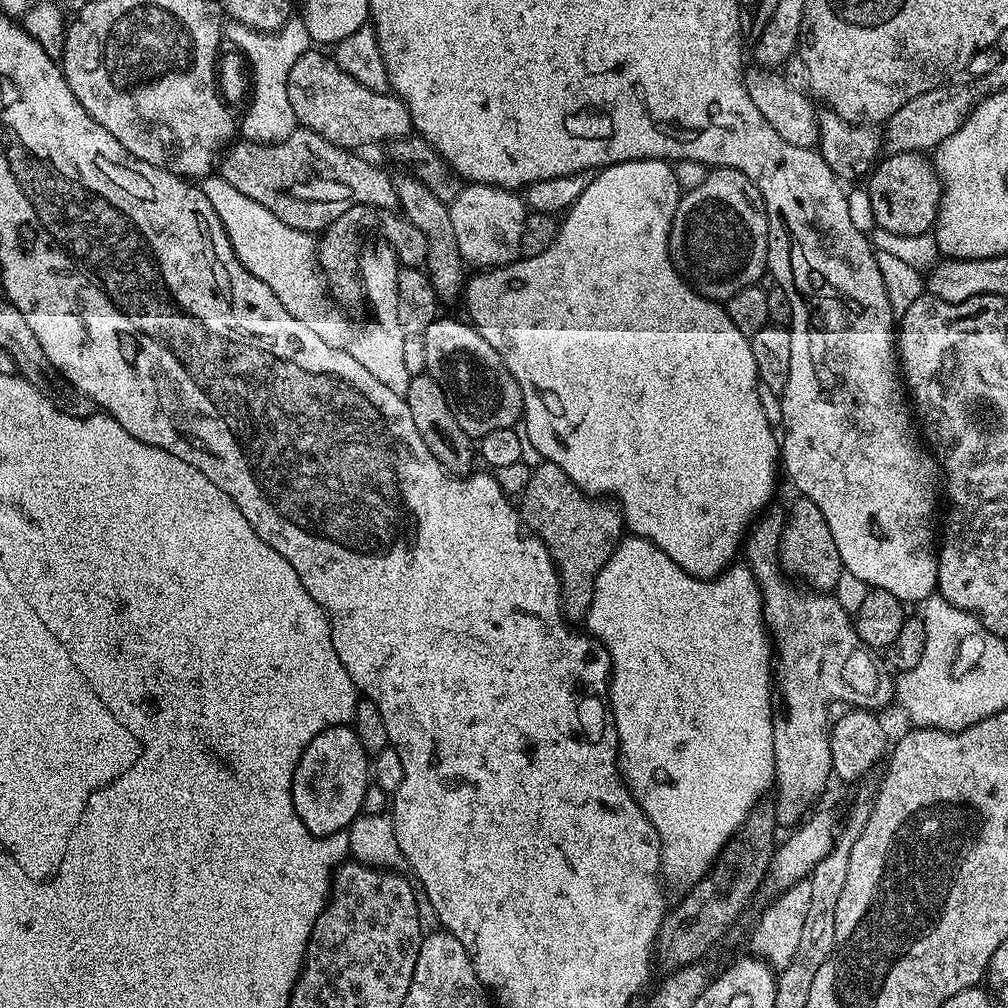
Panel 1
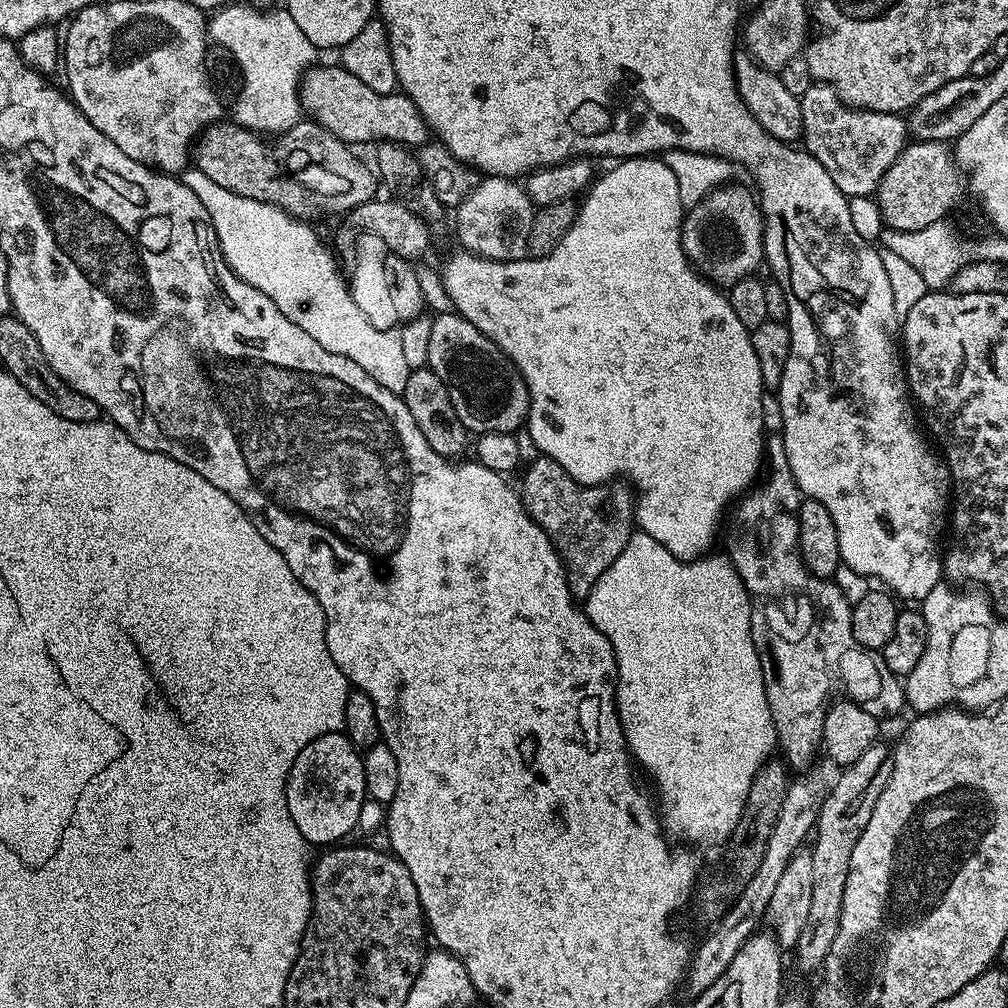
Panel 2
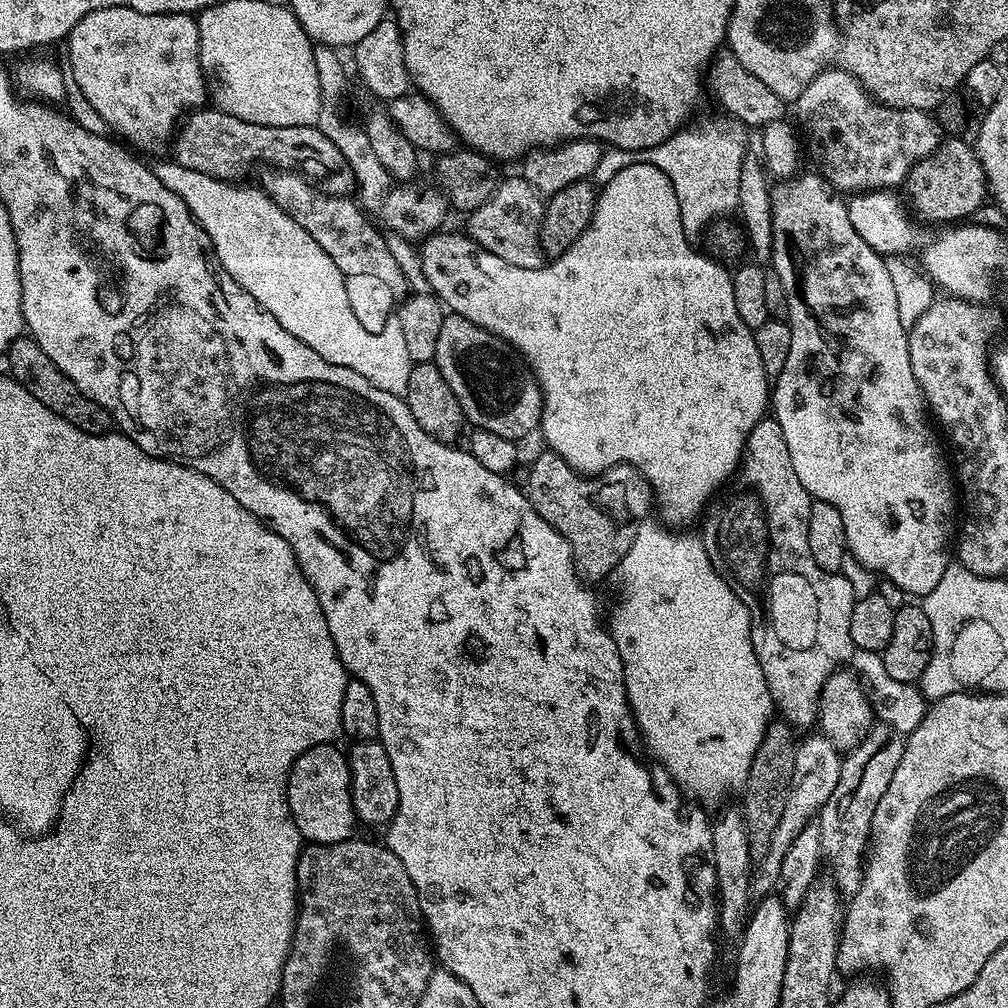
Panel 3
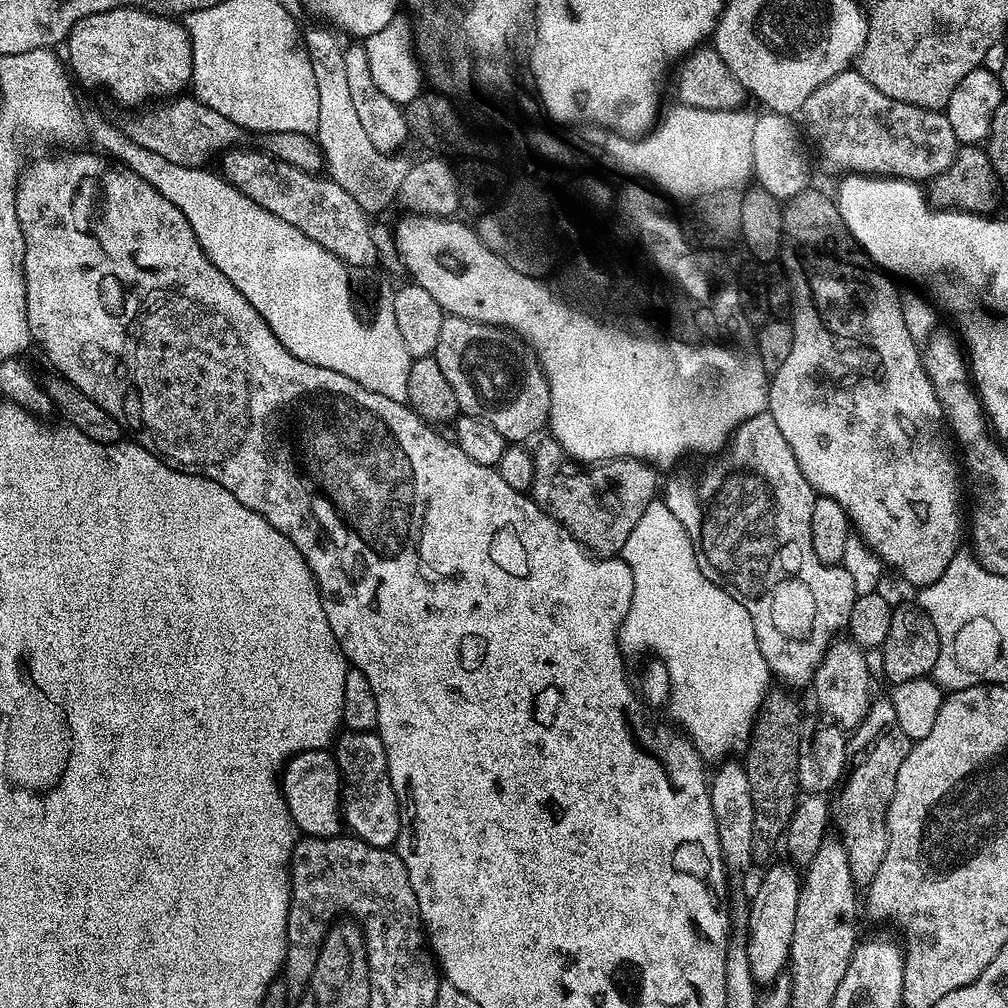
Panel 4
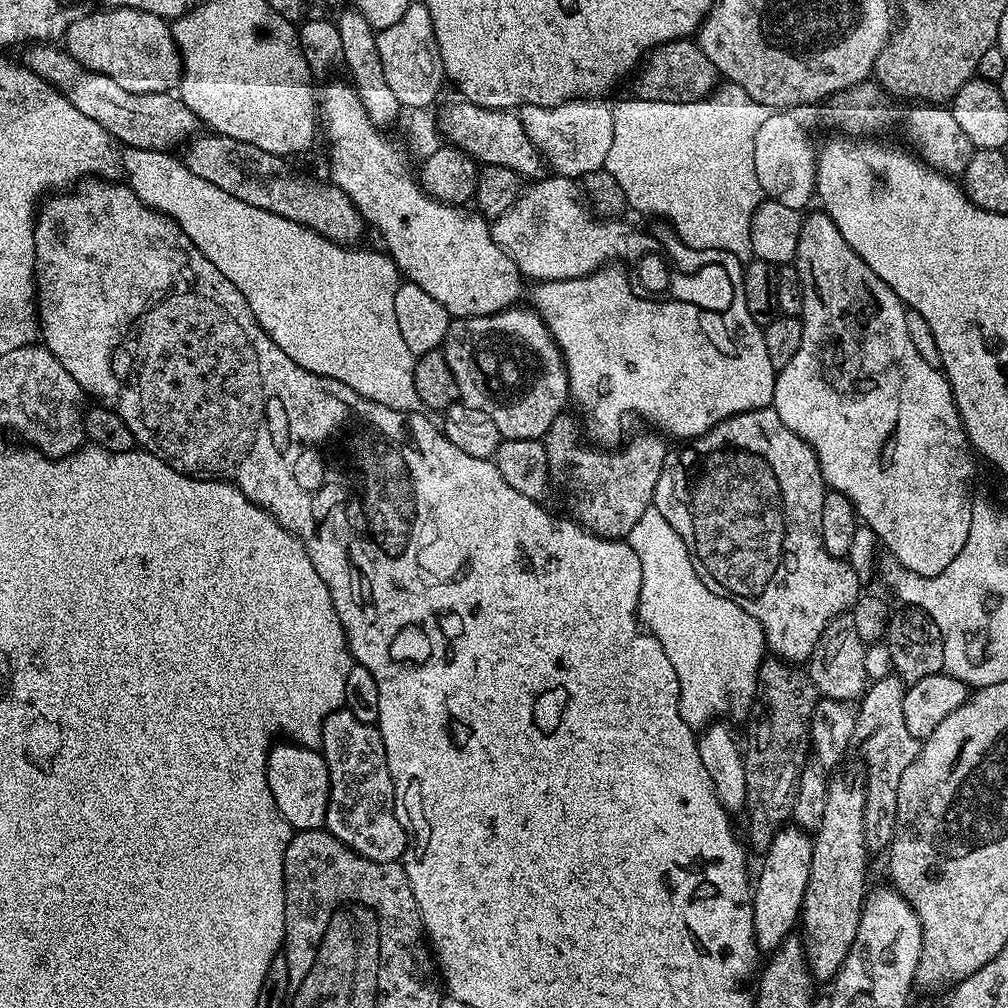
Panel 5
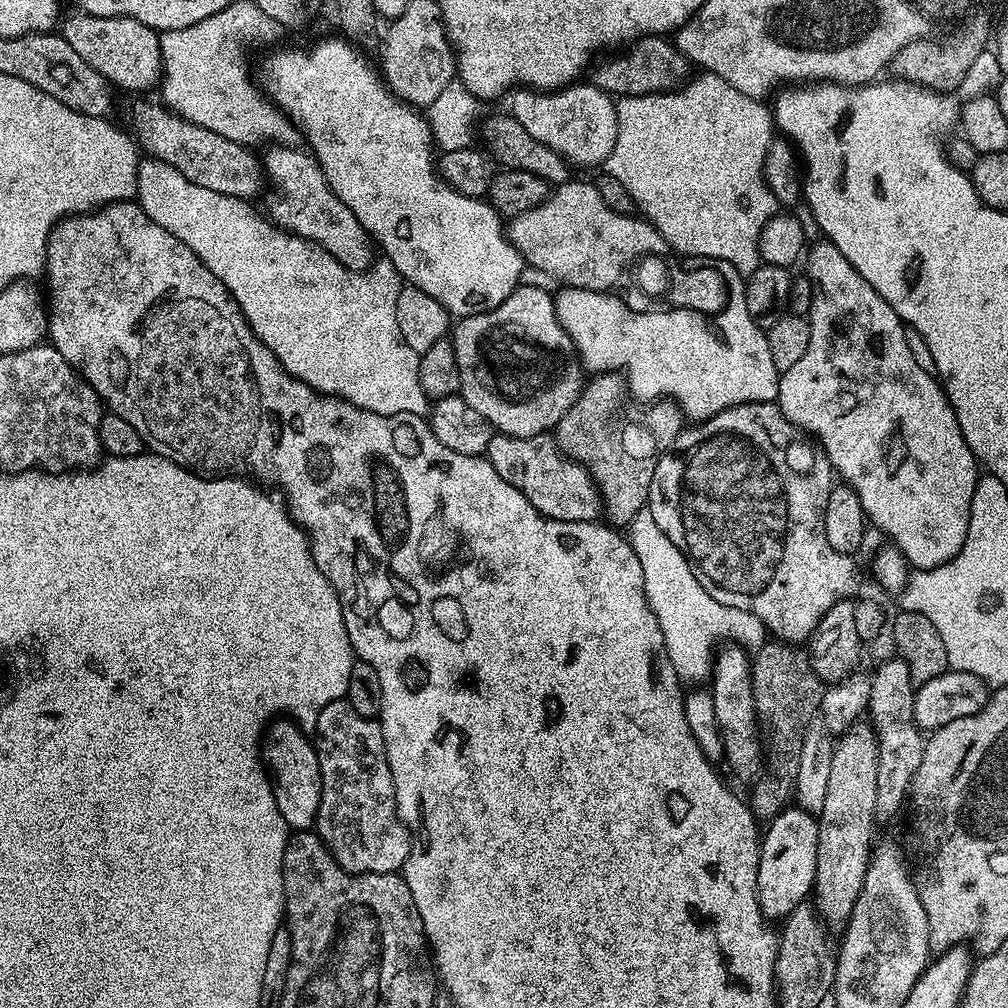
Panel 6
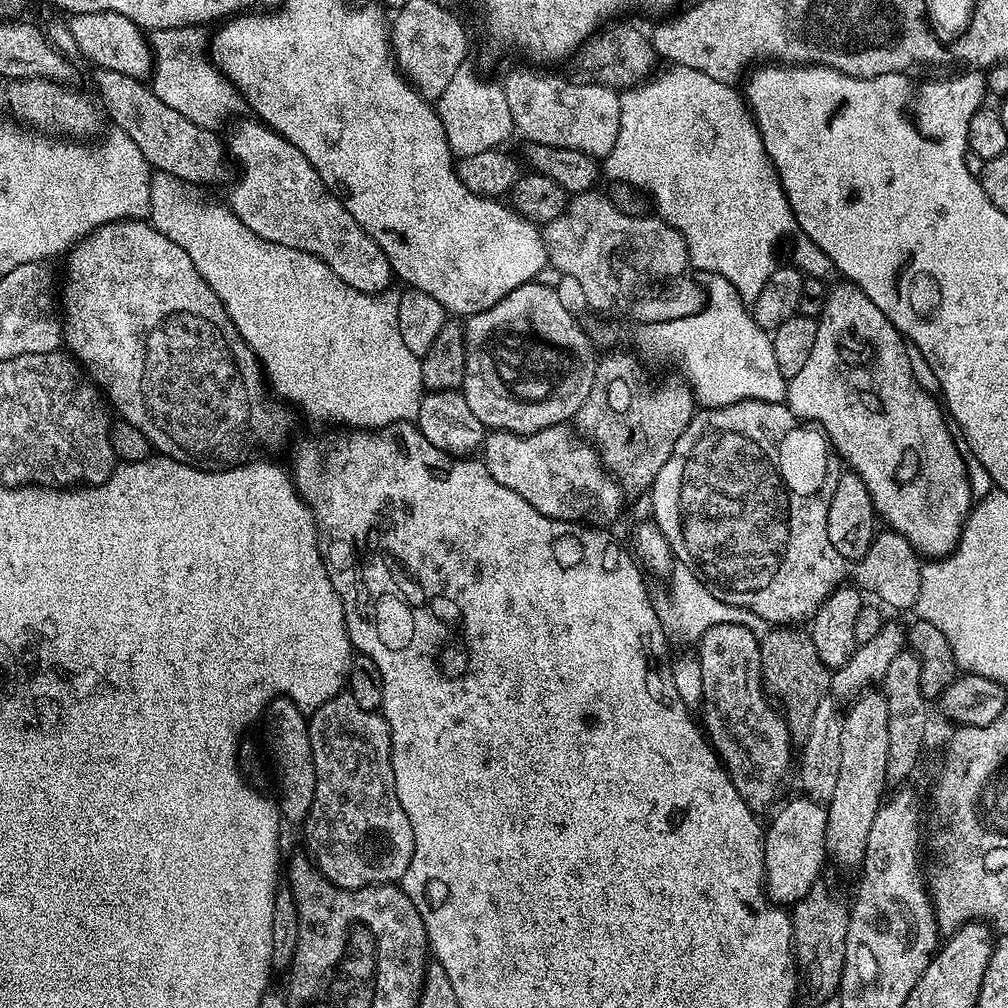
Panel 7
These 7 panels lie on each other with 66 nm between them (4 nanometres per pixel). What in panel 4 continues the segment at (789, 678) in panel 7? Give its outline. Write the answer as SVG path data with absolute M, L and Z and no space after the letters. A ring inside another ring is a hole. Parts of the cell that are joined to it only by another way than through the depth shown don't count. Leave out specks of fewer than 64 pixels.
M772 690L764 697L742 756L754 806L753 850L760 856L770 855L776 843L779 840L781 843L802 792L798 778L798 742L802 723L800 704L792 697L795 695L791 691L780 691L784 692Z

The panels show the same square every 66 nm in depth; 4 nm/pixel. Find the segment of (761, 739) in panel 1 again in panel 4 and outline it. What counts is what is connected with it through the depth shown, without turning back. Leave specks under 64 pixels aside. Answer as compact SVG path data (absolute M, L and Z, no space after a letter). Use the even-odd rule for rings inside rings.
M654 499L650 502L650 506L646 506L646 514L642 514L642 518L638 518L638 526L634 526L634 530L630 530L630 538L626 538L622 559L627 562L634 574L634 598L630 602L630 610L620 627L621 649L628 654L631 654L631 652L653 652L656 655L653 657L666 666L668 671L666 707L668 707L669 714L672 715L670 717L671 723L678 726L679 731L692 741L692 745L705 761L720 762L736 754L734 753L736 751L739 753L747 745L752 734L752 724L756 721L756 715L762 706L764 697L770 691L768 663L766 658L762 658L762 650L758 650L758 638L754 634L754 622L750 618L750 614L746 614L746 606L742 606L742 602L730 598L730 594L726 594L726 590L714 586L714 582L710 582L710 578L706 578L706 574L702 574L700 558L694 554L692 536L686 534L686 526L682 522L678 522L678 518L674 518L674 514L670 514L670 508L664 504L663 499Z

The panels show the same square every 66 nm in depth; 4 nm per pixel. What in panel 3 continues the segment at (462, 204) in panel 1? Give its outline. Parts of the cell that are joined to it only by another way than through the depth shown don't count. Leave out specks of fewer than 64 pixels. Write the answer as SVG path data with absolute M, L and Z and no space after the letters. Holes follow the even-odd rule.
M516 174L505 179L494 190L494 194L478 210L467 213L467 235L472 237L482 252L498 254L502 262L519 268L543 268L546 257L540 249L540 227L544 217L545 201L526 182L523 175Z

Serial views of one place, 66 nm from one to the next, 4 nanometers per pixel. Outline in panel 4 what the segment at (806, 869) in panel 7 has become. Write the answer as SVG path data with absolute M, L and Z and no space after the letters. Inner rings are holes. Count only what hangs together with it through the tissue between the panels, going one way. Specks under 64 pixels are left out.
M791 863L788 864L770 865L752 896L752 904L747 905L750 970L760 986L775 984L789 967L788 947L794 942L794 914L798 911L802 876Z

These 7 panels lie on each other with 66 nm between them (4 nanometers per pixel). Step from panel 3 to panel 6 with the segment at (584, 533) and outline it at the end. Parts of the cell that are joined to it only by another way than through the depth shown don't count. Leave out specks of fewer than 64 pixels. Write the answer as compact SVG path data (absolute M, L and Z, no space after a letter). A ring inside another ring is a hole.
M619 371L593 375L585 383L574 406L570 406L566 414L562 414L554 429L554 439L558 447L570 459L580 461L592 475L592 481L600 489L603 515L612 526L631 525L632 519L645 511L652 494L654 470L660 463L661 455L676 443L676 437L686 424L684 413L671 399L624 404L627 400L630 400L630 393L626 387L625 377Z

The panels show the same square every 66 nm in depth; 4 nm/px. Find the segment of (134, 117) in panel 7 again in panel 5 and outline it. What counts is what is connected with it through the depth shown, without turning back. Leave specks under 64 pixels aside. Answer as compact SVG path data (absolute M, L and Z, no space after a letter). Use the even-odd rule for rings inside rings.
M208 132L197 135L188 145L183 161L192 173L231 194L240 202L249 203L267 212L313 229L333 244L352 246L364 227L364 219L341 188L331 183L310 182L289 172L283 157L259 150L250 143L238 142L226 135Z

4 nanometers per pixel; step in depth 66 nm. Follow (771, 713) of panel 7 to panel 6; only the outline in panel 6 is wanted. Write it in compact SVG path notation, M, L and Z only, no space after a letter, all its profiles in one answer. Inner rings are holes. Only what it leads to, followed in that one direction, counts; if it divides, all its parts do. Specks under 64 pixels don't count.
M728 646L713 659L710 691L713 696L714 718L724 741L724 756L728 768L740 780L752 782L761 775L766 764L766 748L762 743L762 728L758 723L752 693L750 656L739 646Z

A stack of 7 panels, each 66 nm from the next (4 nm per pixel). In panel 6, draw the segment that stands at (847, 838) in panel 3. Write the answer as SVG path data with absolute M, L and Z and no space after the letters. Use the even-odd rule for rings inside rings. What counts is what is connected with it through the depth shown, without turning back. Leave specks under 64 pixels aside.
M902 659L884 660L875 665L876 672L871 673L872 685L870 686L870 698L866 709L867 719L876 730L878 742L878 802L876 803L876 815L881 821L892 820L900 807L905 807L906 797L912 787L912 775L922 766L922 754L926 743L925 733L917 726L914 718L914 698L916 688L910 678L910 666Z

